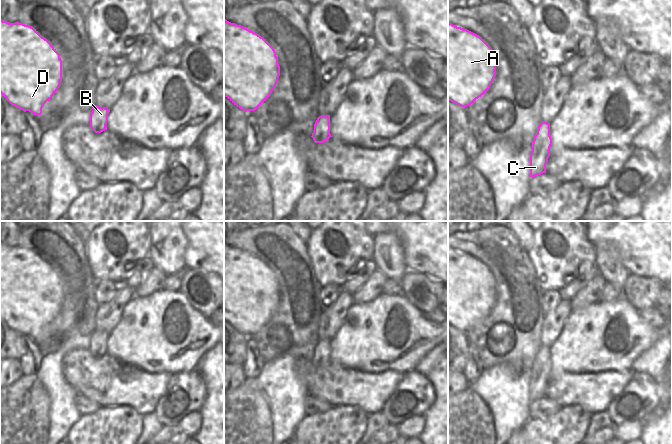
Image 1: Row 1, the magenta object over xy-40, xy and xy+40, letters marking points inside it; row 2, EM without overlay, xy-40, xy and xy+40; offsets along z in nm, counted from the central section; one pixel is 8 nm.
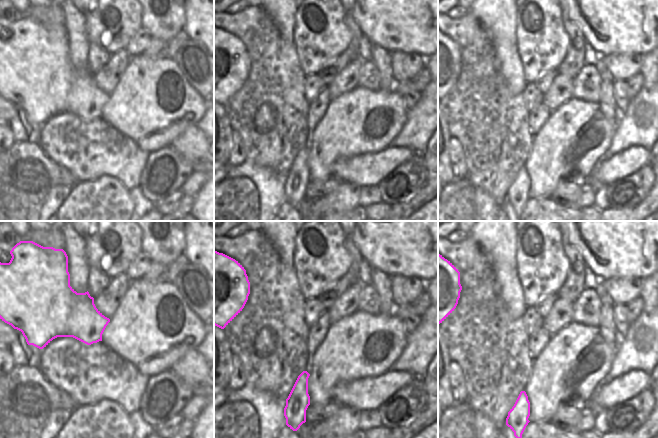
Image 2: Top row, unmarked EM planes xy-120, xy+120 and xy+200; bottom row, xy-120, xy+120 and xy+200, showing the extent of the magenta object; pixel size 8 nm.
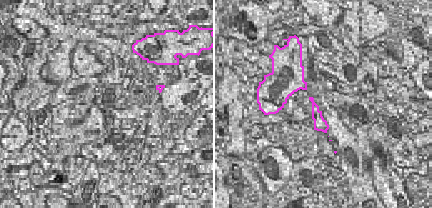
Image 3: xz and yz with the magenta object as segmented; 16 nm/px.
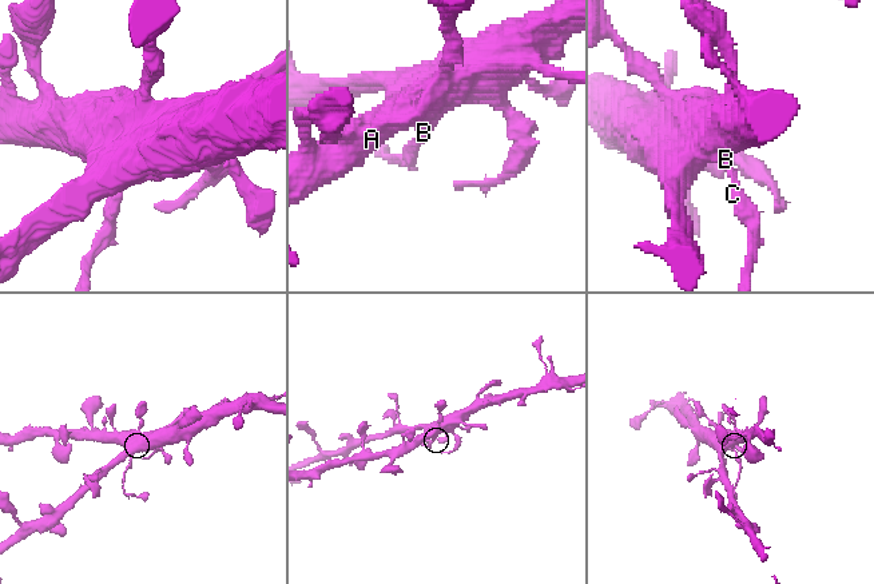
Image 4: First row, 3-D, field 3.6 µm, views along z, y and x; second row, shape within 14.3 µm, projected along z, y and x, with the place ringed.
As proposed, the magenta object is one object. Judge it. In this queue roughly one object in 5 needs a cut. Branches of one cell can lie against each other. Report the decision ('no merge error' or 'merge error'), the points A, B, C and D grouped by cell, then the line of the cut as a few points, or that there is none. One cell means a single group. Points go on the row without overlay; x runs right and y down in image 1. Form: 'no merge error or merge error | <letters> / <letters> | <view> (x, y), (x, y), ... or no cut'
merge error | A B D / C | xy (313, 356), (329, 361)

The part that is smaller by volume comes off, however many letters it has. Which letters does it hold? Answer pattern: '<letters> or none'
C

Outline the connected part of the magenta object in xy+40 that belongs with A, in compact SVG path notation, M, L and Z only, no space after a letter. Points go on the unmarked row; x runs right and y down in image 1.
M448 245L448 324L467 331L484 319L496 300L496 282L479 259Z

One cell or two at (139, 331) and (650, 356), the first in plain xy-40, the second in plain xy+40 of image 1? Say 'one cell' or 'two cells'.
two cells

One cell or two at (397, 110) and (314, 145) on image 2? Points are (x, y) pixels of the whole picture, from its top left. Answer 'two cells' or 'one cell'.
one cell

